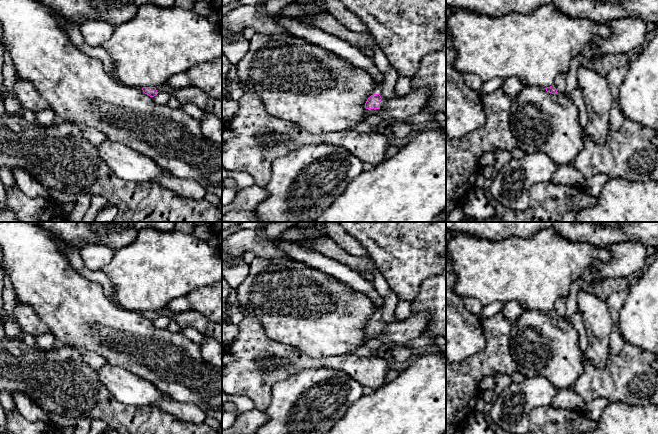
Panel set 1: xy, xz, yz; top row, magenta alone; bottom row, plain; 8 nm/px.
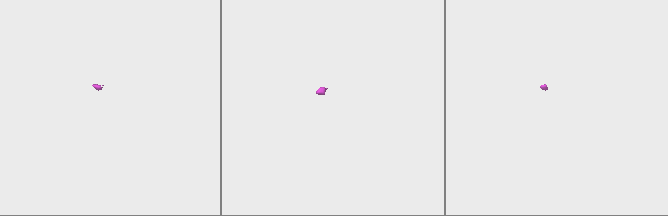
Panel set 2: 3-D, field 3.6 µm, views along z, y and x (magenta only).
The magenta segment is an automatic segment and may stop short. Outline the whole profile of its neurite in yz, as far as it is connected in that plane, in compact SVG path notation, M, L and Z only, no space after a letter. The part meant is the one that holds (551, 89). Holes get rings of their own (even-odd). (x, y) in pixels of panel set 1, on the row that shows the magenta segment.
M560 74L556 77L554 84L550 87L545 88L547 92L555 93L564 93L566 90L566 75Z

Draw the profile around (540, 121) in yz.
M524 87L512 98L509 124L516 147L526 154L545 153L557 166L573 164L583 149L585 129L579 122L579 110L565 93L552 94L545 88Z

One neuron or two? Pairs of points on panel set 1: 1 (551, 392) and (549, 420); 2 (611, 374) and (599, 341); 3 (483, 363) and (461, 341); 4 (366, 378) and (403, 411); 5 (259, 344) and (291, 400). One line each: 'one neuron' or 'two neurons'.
1: two neurons
2: two neurons
3: two neurons
4: two neurons
5: two neurons

